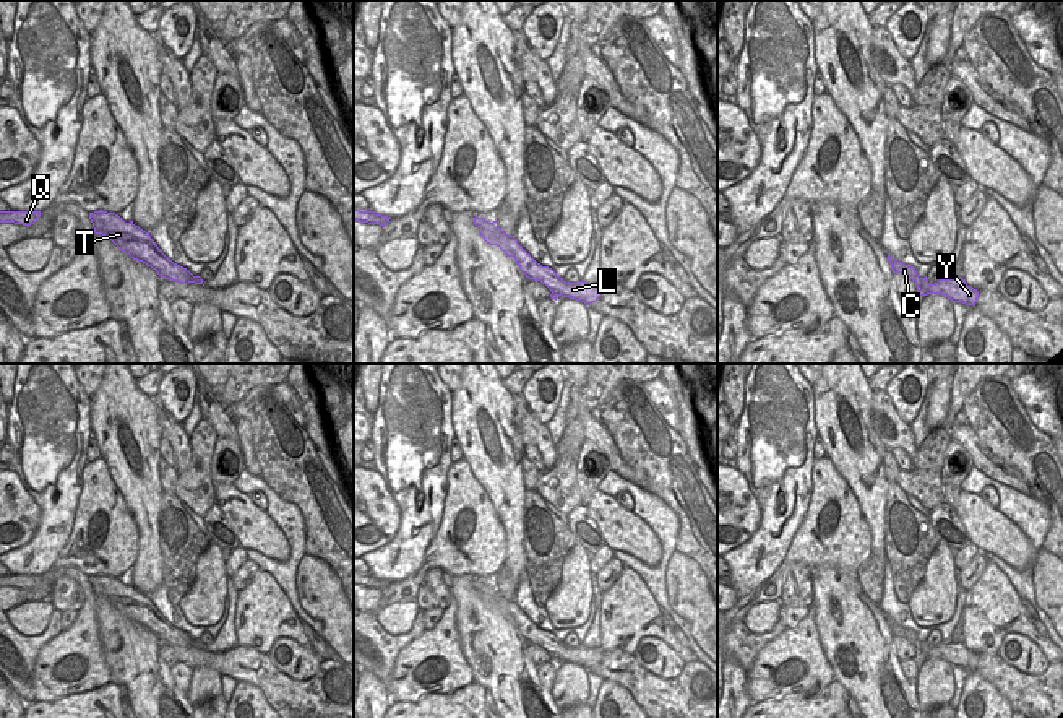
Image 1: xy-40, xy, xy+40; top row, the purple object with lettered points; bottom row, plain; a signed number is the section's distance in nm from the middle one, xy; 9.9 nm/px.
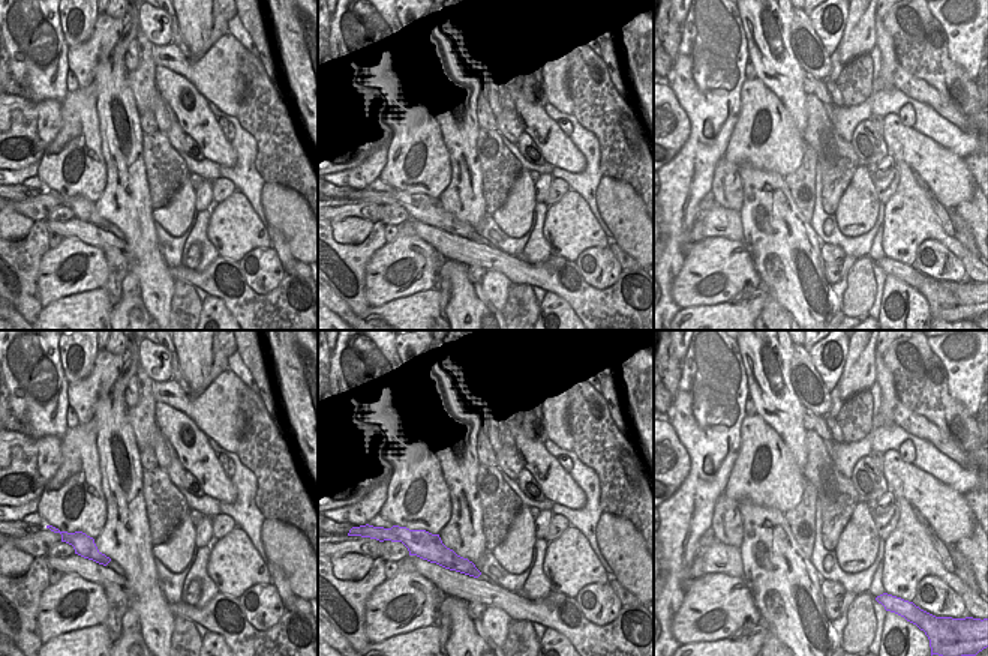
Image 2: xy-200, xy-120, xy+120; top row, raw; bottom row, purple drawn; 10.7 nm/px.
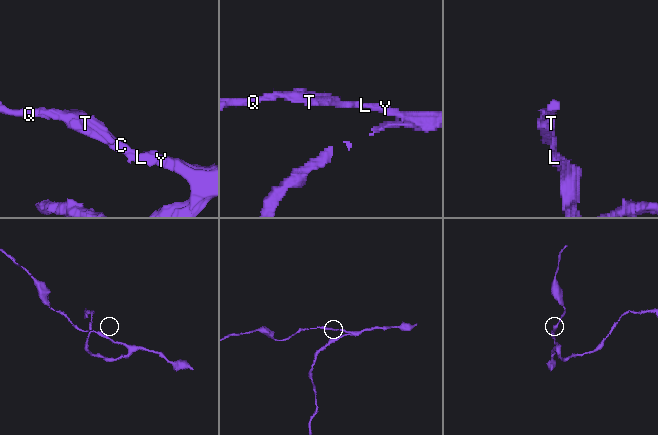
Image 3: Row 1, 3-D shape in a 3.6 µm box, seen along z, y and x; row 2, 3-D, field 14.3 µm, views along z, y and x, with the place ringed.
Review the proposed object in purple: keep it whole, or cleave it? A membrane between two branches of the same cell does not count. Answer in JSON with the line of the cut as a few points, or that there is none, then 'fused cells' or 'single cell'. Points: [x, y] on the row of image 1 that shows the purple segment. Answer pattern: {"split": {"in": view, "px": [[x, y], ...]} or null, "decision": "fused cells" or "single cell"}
{"split": null, "decision": "single cell"}

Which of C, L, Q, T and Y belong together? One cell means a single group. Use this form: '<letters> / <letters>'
C L Q T Y

